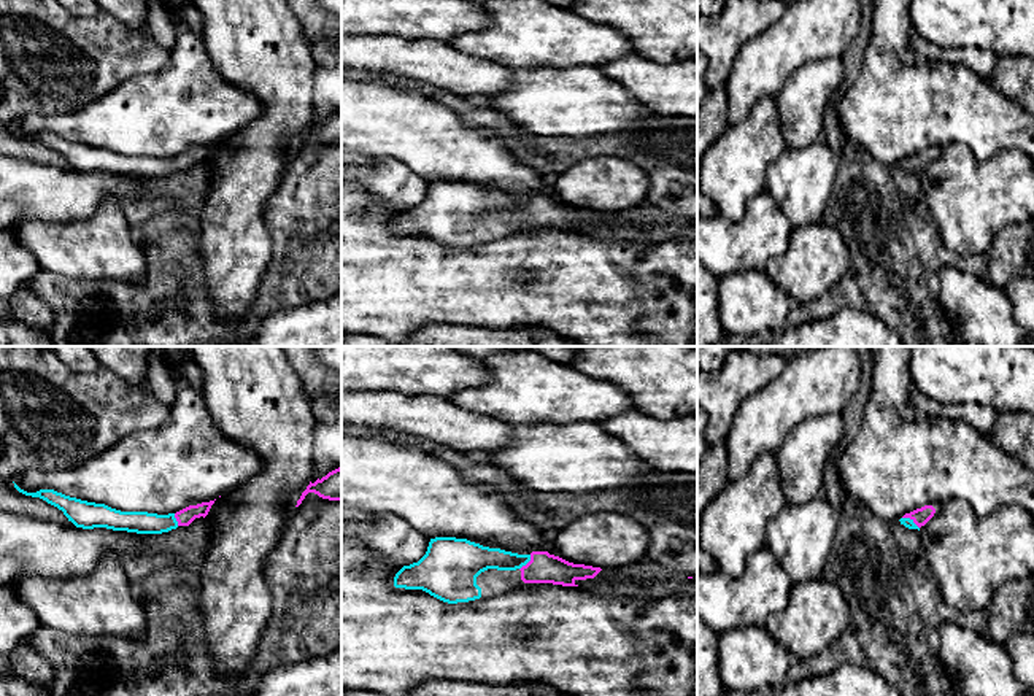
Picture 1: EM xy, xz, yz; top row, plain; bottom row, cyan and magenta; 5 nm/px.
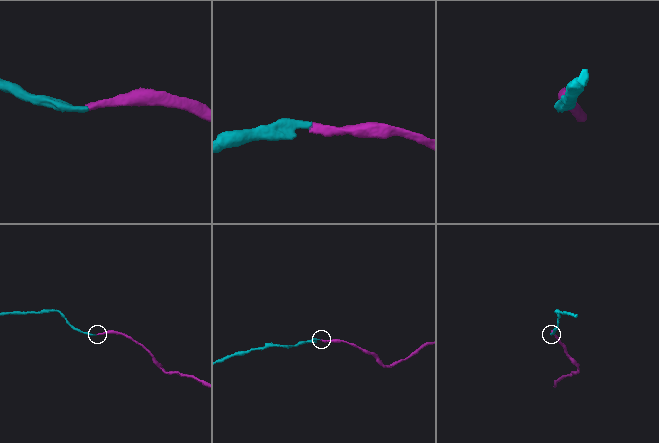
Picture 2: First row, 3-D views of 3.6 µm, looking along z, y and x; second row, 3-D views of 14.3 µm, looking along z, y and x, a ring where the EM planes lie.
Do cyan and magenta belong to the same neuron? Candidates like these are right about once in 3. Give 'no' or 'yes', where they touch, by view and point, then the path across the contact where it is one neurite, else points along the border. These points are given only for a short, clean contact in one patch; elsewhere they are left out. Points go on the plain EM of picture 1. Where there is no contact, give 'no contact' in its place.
yes; contact xz (526, 207); way xz (477, 202), (526, 207), (534, 212), (544, 212)

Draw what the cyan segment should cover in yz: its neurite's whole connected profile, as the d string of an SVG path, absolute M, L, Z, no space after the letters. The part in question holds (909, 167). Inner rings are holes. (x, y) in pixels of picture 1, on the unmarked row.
M924 149L921 153L916 153L910 157L905 157L899 165L909 173L918 173L924 170L936 157L936 153L932 149Z

